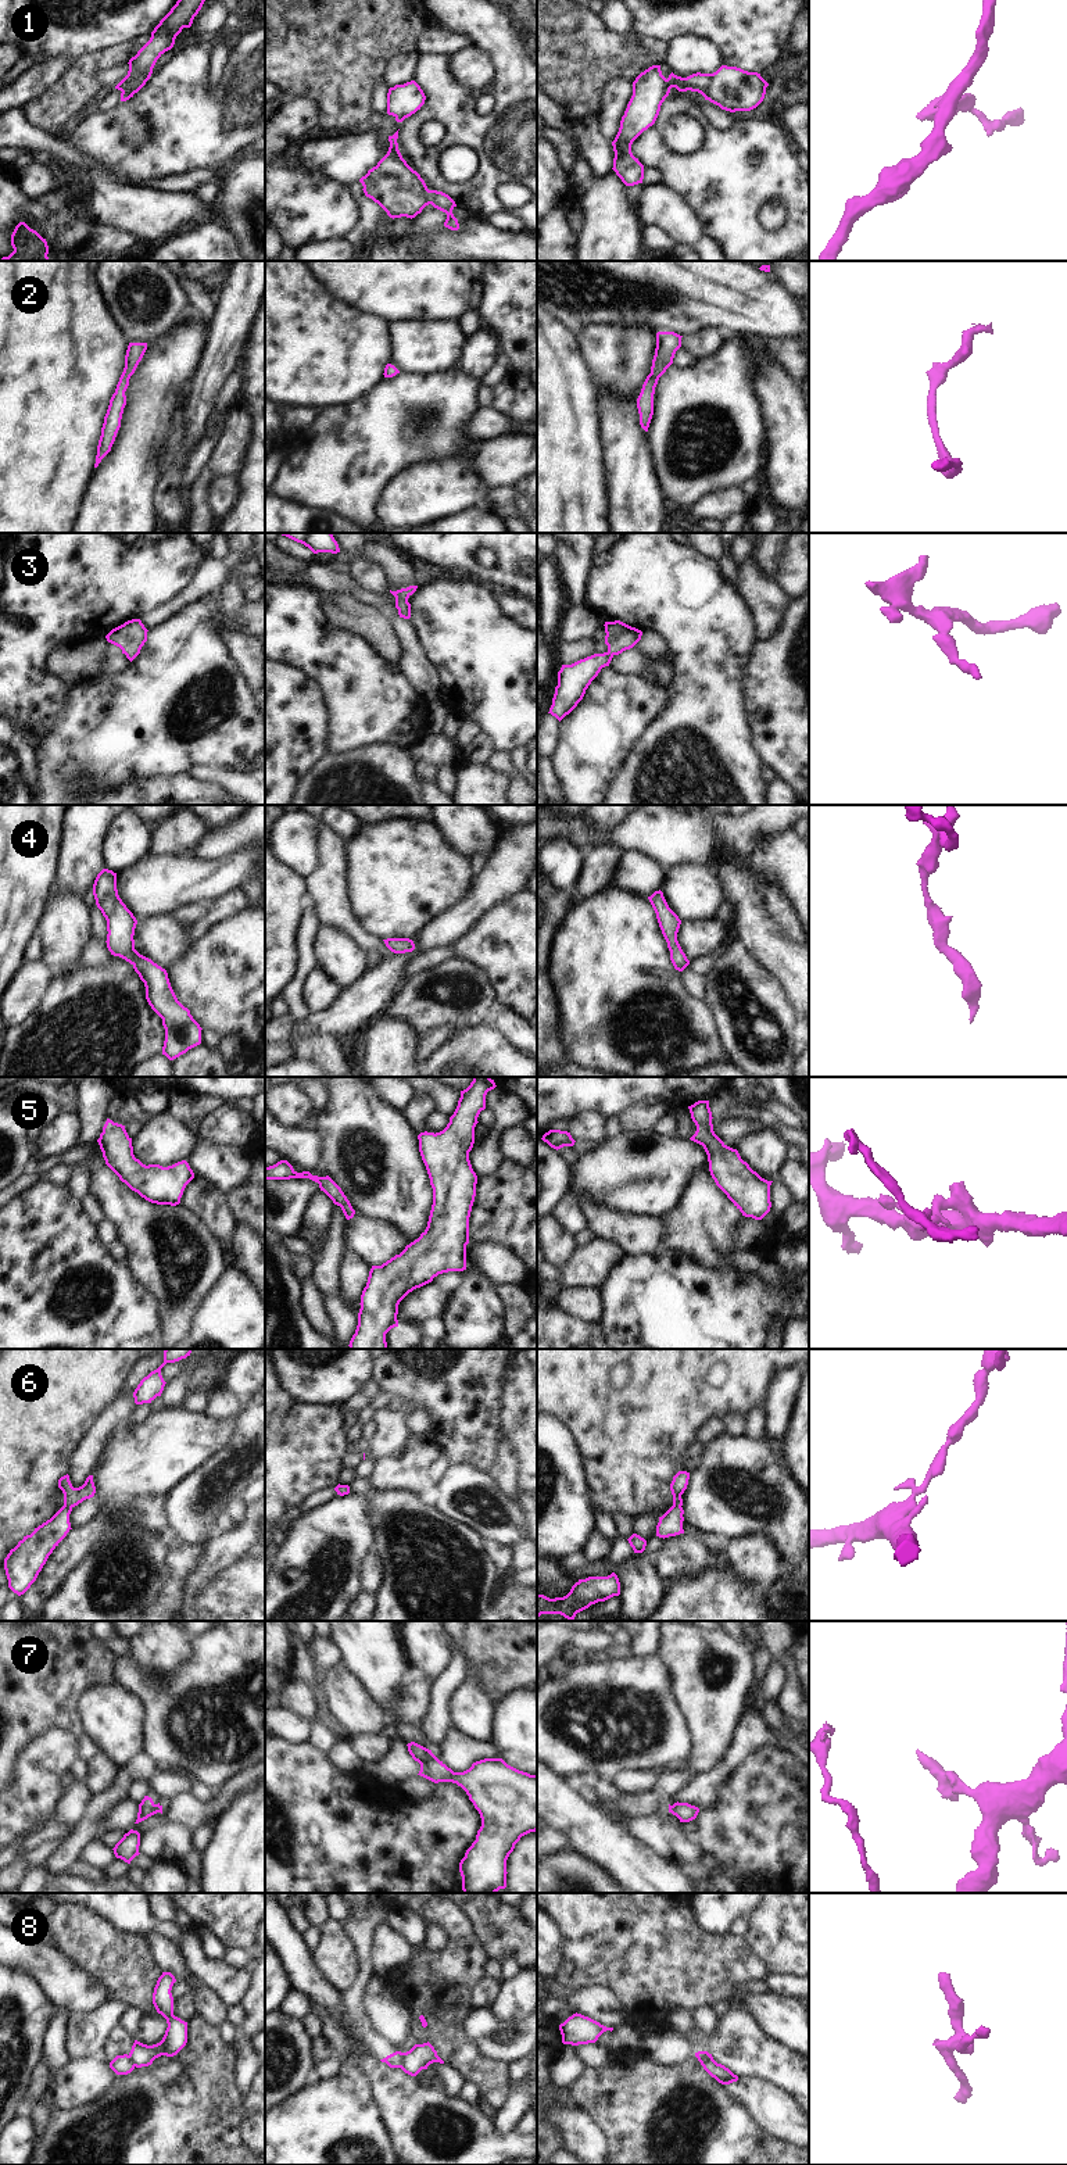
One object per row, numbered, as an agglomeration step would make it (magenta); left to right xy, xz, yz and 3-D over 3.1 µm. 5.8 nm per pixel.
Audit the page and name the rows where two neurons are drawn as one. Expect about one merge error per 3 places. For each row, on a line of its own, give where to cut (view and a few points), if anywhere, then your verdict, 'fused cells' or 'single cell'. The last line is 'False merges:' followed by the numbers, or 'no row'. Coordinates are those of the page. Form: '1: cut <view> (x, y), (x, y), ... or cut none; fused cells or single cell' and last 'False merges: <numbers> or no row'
1: cut yz (668, 79), (666, 96); fused cells
2: cut none; single cell
3: cut none; single cell
4: cut none; single cell
5: cut none; single cell
6: cut none; single cell
7: cut xz (432, 1753), (421, 1764); fused cells
8: cut xz (400, 2053), (401, 2067); fused cells
False merges: 1, 7, 8

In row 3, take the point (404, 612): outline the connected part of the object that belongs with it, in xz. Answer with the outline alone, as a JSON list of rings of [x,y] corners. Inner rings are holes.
[[[409,586],[397,591],[390,590],[390,593],[395,597],[395,608],[398,609],[400,618],[411,618],[411,604],[408,602],[408,598],[416,591],[416,588],[418,586]]]

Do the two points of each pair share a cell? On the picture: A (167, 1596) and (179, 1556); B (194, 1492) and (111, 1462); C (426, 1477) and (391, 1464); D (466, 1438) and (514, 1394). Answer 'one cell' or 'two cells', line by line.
A: one cell
B: two cells
C: one cell
D: two cells

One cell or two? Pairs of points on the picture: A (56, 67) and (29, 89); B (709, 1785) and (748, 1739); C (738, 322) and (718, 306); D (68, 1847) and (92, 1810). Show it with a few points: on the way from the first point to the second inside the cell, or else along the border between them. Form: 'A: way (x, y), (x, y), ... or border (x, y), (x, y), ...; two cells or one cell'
A: way (49, 74), (36, 82); one cell
B: way (719, 1774), (738, 1750); one cell
C: way (733, 317), (723, 307); one cell
D: way (78, 1838), (89, 1827), (90, 1820); one cell

